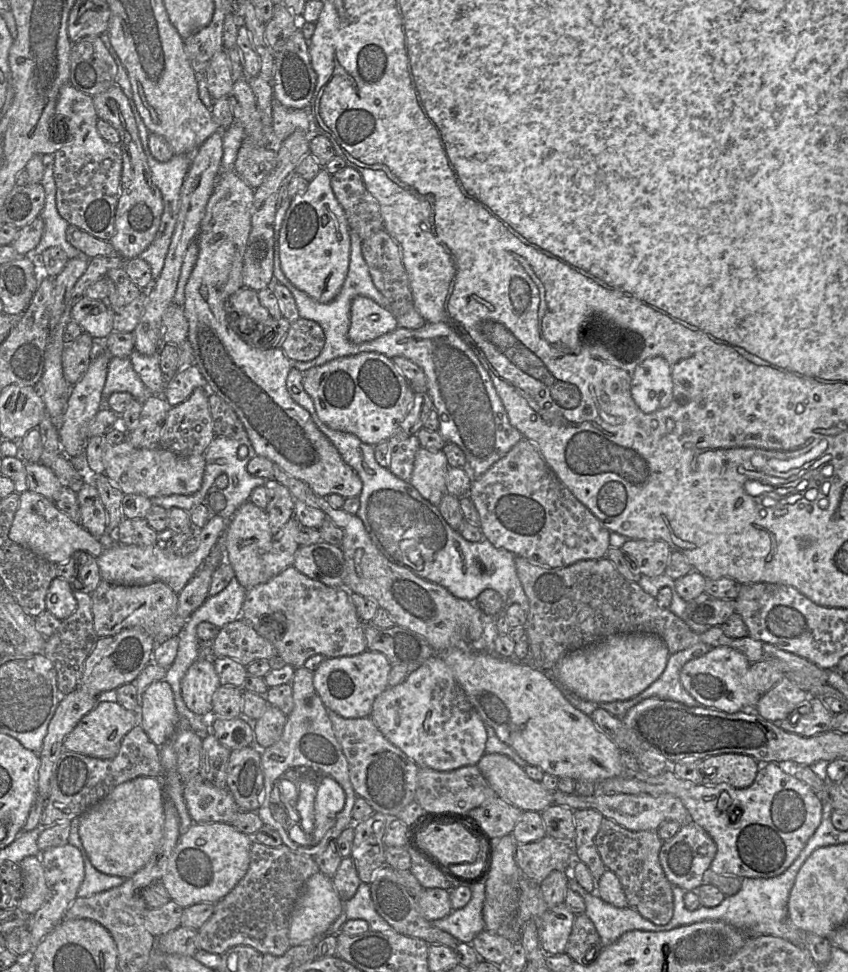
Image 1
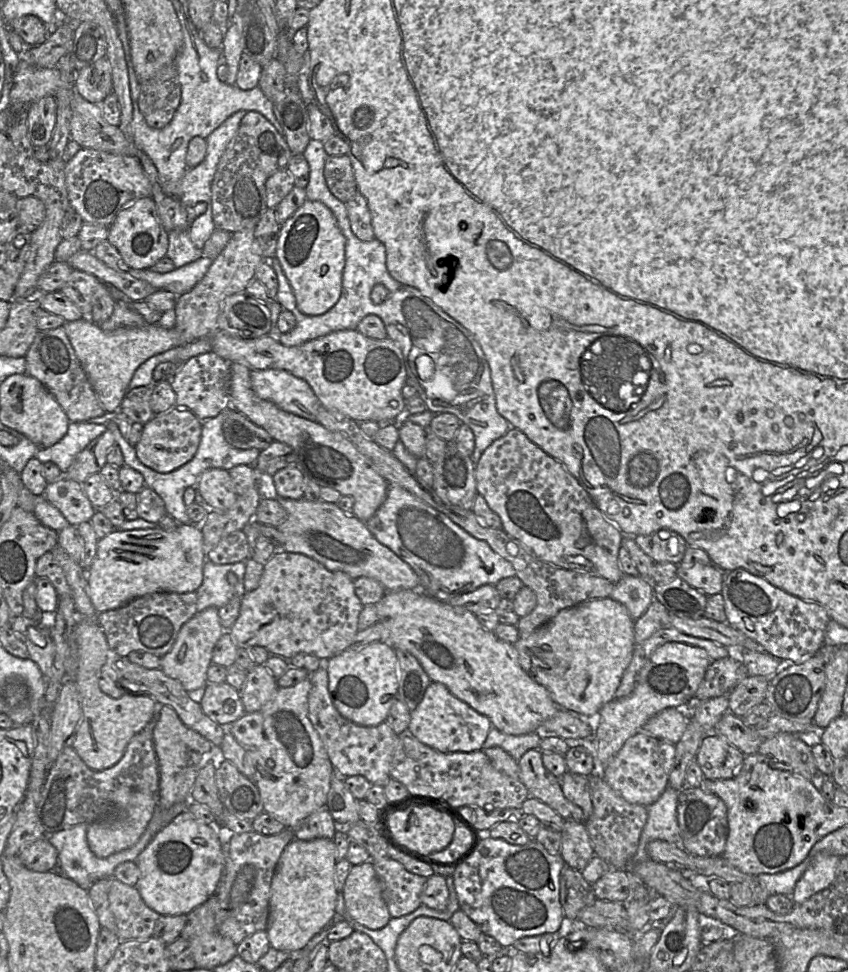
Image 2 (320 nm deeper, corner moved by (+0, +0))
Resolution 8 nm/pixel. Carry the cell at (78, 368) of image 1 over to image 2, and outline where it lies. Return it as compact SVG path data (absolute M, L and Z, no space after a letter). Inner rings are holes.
M63 327L39 331L25 355L26 374L36 378L55 397L70 422L87 422L106 413Z

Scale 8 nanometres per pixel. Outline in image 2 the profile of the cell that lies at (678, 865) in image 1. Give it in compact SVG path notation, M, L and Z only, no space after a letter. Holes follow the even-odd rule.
M687 787L679 792L677 806L678 825L681 833L680 846L698 857L722 856L728 837L727 808L716 795L700 787Z

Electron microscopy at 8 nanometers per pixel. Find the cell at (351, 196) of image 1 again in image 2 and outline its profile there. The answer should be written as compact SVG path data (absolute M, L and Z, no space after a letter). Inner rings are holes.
M327 155L324 177L330 192L344 204L358 192L358 185L348 155Z

